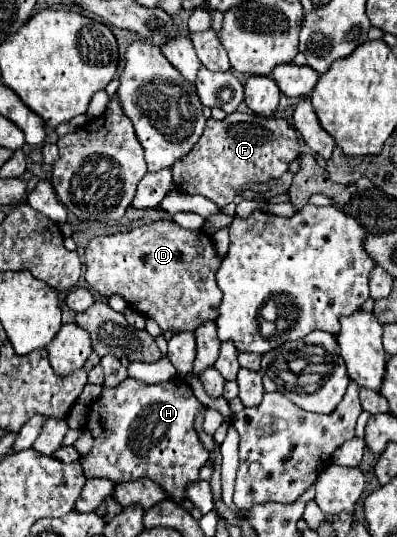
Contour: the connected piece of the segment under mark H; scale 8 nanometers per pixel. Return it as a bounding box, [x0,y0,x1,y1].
[80,377,210,503]

